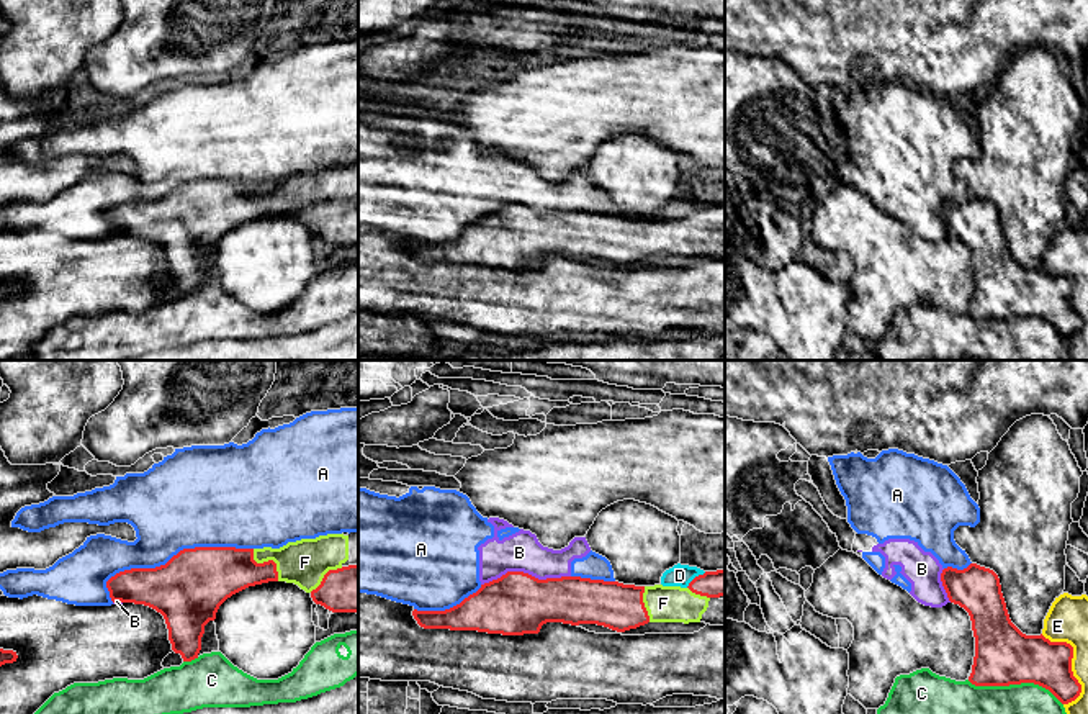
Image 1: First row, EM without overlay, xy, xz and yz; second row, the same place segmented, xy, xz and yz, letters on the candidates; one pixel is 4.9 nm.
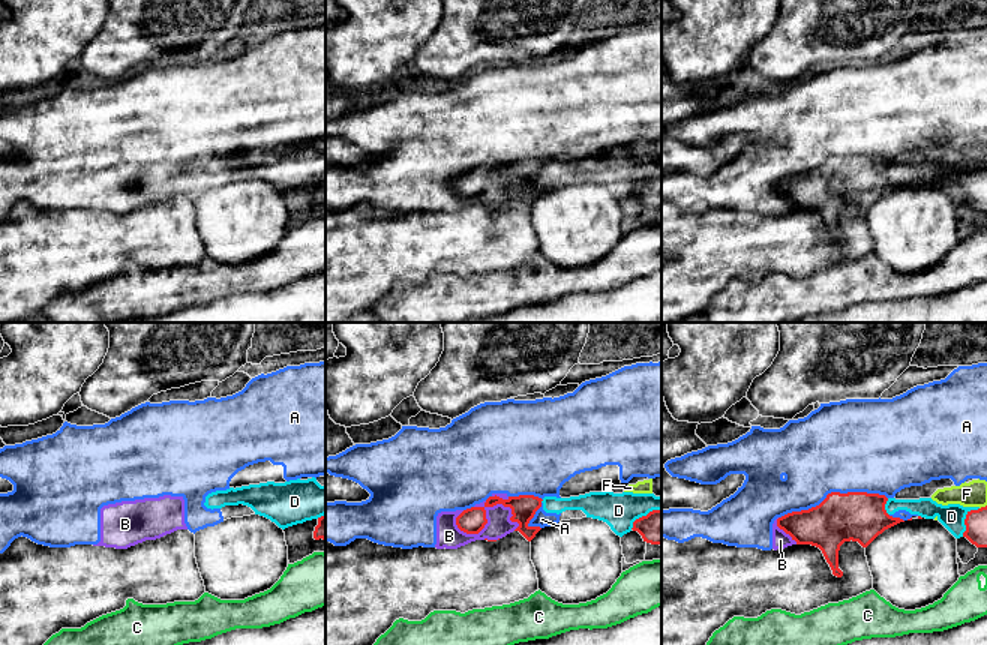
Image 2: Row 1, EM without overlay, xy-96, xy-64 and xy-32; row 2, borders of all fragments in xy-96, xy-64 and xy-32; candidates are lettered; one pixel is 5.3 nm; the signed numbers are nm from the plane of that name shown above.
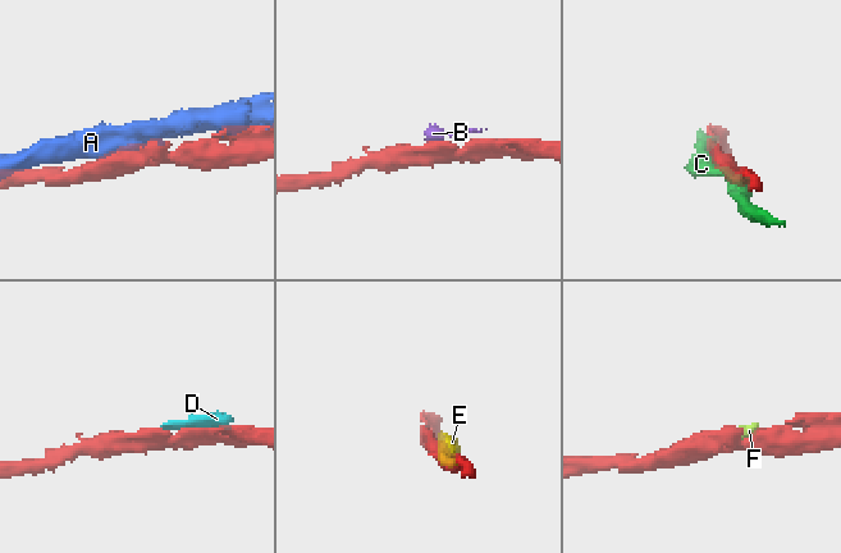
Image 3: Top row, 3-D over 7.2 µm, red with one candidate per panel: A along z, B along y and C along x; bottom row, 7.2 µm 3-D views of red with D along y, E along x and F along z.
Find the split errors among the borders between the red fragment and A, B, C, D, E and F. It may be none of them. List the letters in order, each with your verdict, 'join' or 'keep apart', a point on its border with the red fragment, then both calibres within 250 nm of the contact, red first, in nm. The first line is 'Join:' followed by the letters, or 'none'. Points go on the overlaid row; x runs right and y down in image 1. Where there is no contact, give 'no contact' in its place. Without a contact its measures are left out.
Join: F
A: keep apart; meets red in xy at (179, 552); 340 nm thick on the red side, 460 nm on the other
B: keep apart; meets red in xz at (526, 573); 300 nm thick on the red side, 190 nm on the other
C: keep apart; meets red in yz at (1015, 683); 280 nm thick on the red side, 160 nm on the other
D: keep apart; meets red in xz at (696, 577); 130 nm thick on the red side, 110 nm on the other
E: keep apart; meets red in yz at (1070, 662); 240 nm thick on the red side, 200 nm on the other
F: join; meets red in xy at (269, 560); 260 nm thick on the red side, 220 nm on the other

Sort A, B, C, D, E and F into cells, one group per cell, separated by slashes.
A B D / C / E / F

